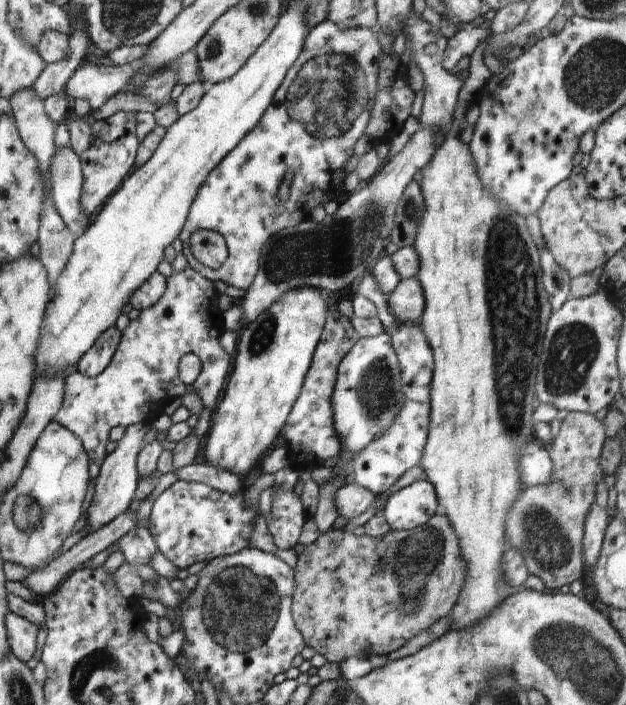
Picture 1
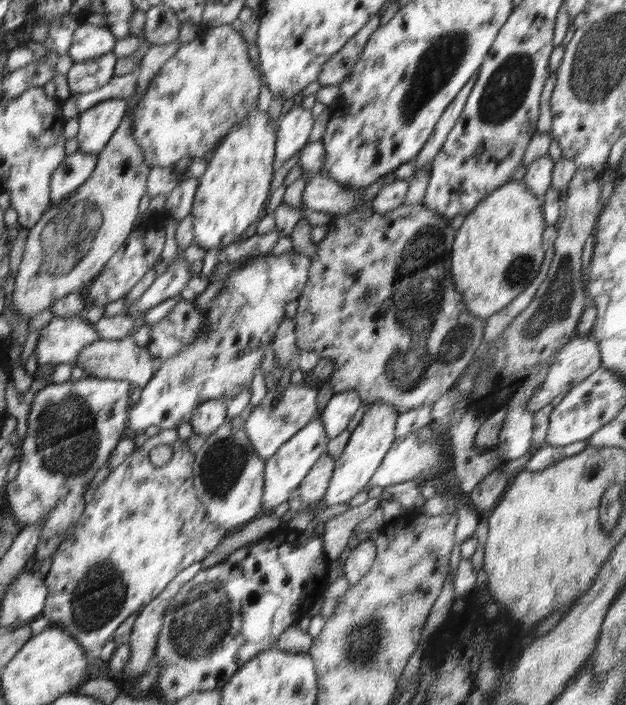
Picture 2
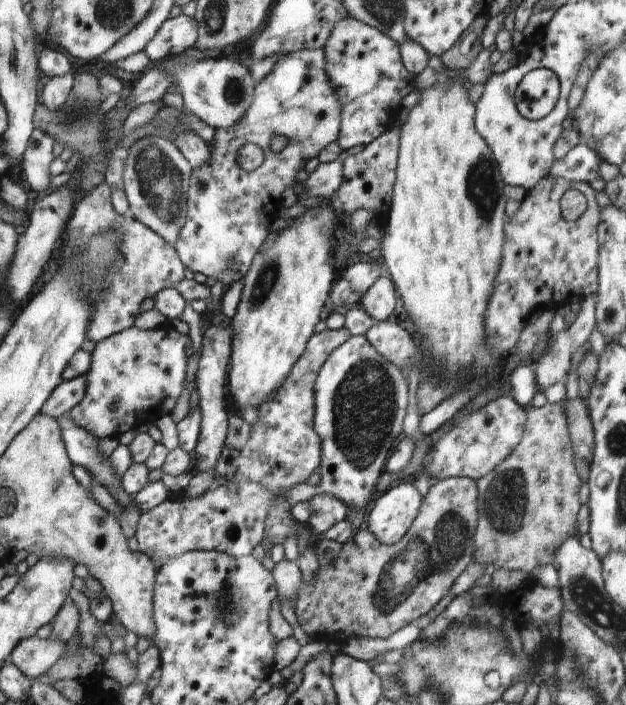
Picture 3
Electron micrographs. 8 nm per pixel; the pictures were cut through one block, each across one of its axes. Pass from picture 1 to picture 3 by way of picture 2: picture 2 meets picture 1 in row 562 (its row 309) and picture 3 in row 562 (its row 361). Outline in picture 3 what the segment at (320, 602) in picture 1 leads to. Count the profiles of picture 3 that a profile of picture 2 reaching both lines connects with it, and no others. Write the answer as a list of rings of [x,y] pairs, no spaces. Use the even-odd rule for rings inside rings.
[[[450,477],[444,480],[439,480],[433,482],[430,490],[423,496],[423,504],[419,508],[418,516],[414,519],[412,526],[408,529],[408,532],[404,534],[396,544],[385,545],[376,540],[376,536],[370,532],[367,528],[364,530],[356,530],[352,535],[350,540],[347,540],[338,554],[338,558],[332,561],[328,566],[320,568],[314,574],[314,578],[310,582],[306,582],[300,587],[300,592],[298,592],[298,600],[294,604],[294,610],[296,613],[296,618],[300,628],[304,633],[308,634],[312,640],[334,642],[338,646],[342,647],[348,638],[362,638],[368,636],[370,638],[388,638],[400,630],[400,627],[406,626],[408,622],[415,621],[417,618],[424,616],[426,612],[430,612],[436,604],[440,604],[442,596],[452,588],[452,584],[456,582],[456,578],[464,572],[464,569],[470,561],[472,561],[472,556],[474,556],[474,546],[472,546],[472,538],[476,524],[478,522],[478,491],[477,491],[477,481],[468,477]]]

